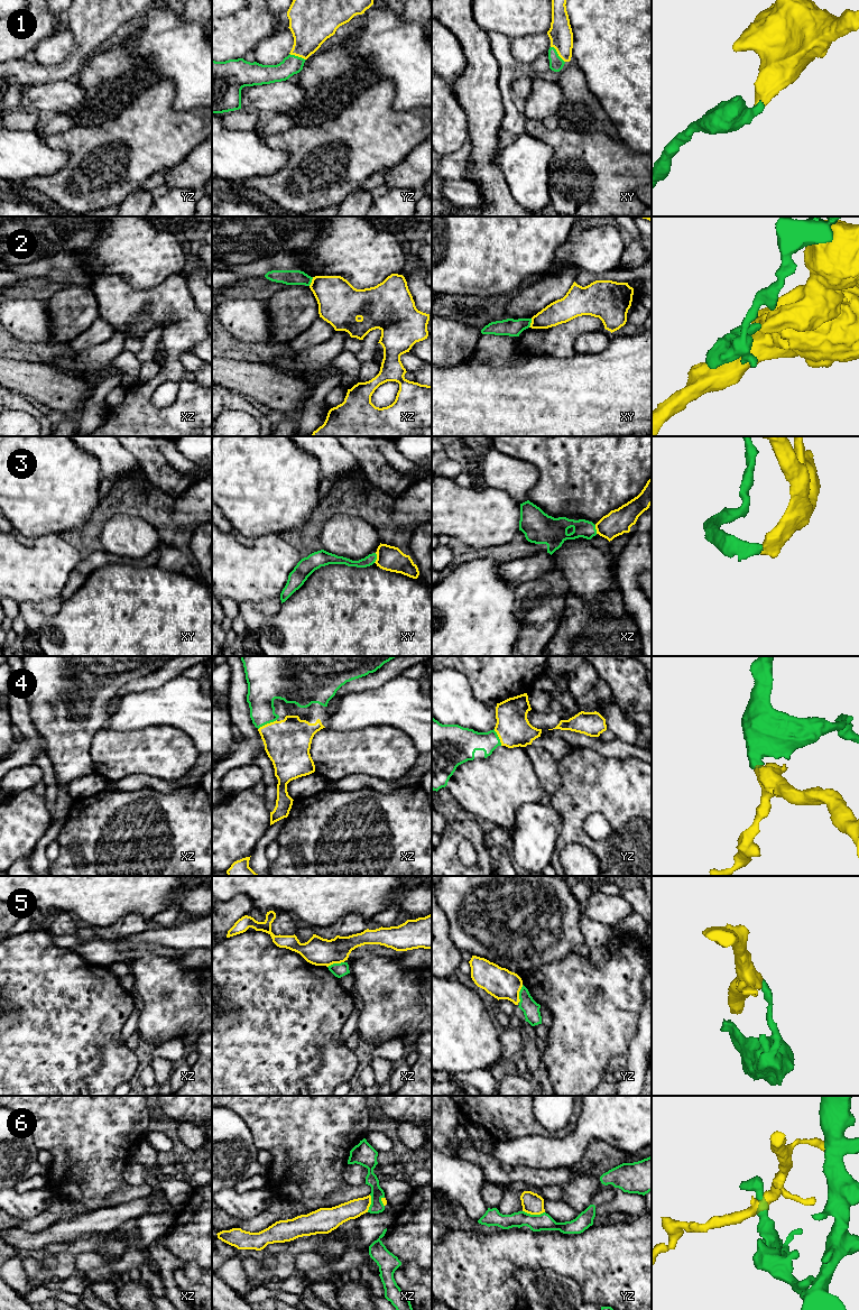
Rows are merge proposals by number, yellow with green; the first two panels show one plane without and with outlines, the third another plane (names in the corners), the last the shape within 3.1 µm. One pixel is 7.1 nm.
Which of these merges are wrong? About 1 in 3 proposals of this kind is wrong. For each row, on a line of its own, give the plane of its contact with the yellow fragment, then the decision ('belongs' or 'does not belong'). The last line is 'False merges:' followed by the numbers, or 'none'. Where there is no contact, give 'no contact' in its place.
1: xy | belongs
2: xz | does not belong
3: xy | does not belong
4: xz | belongs
5: yz | does not belong
6: yz | does not belong
False merges: 2, 3, 5, 6

